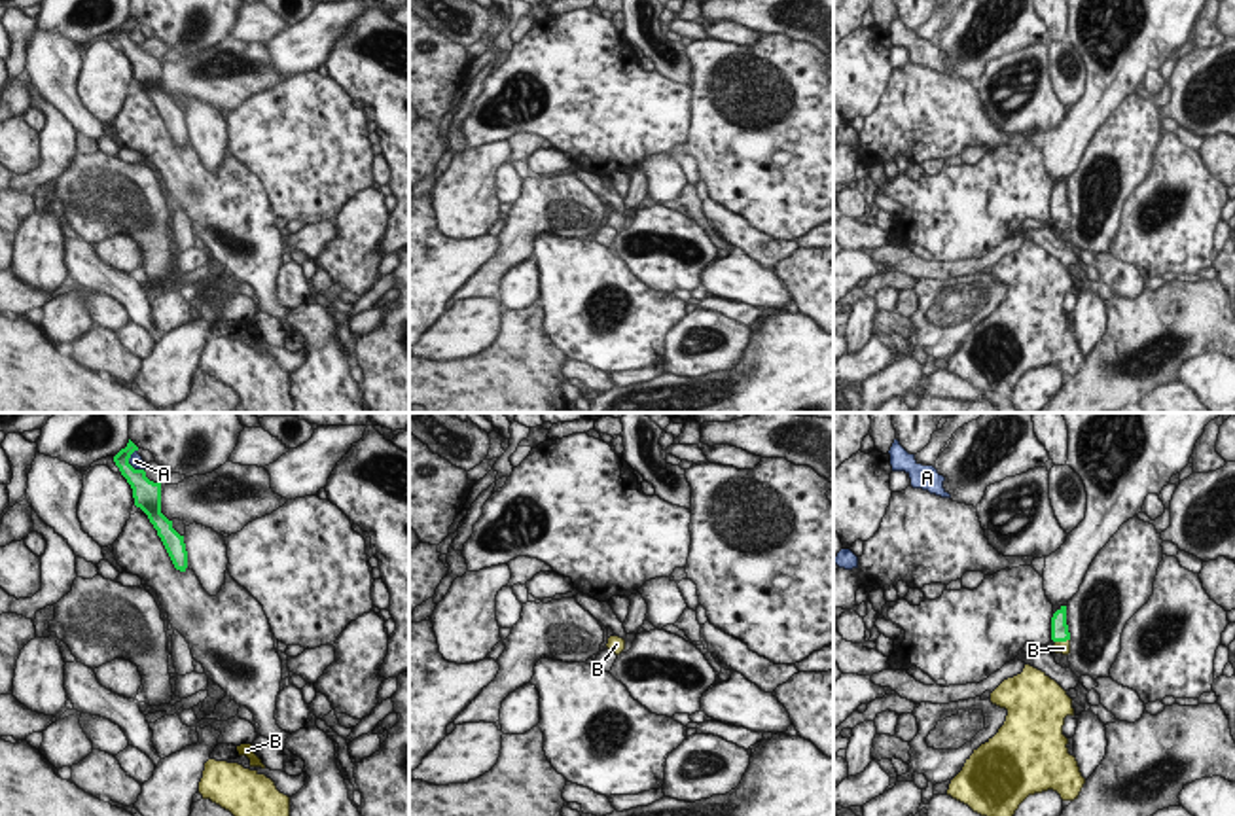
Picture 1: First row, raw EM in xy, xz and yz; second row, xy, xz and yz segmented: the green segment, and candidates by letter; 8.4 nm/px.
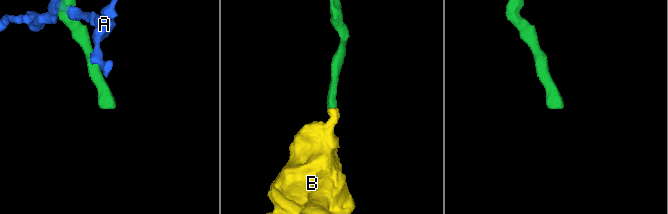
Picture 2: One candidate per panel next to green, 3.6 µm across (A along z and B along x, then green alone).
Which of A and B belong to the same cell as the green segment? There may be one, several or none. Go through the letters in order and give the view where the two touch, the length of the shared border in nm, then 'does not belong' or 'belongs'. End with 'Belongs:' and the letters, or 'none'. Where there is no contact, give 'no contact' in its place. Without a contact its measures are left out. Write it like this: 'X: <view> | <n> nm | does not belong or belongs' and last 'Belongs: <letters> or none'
A: xy | 200 nm | does not belong
B: yz | 130 nm | belongs
Belongs: B

